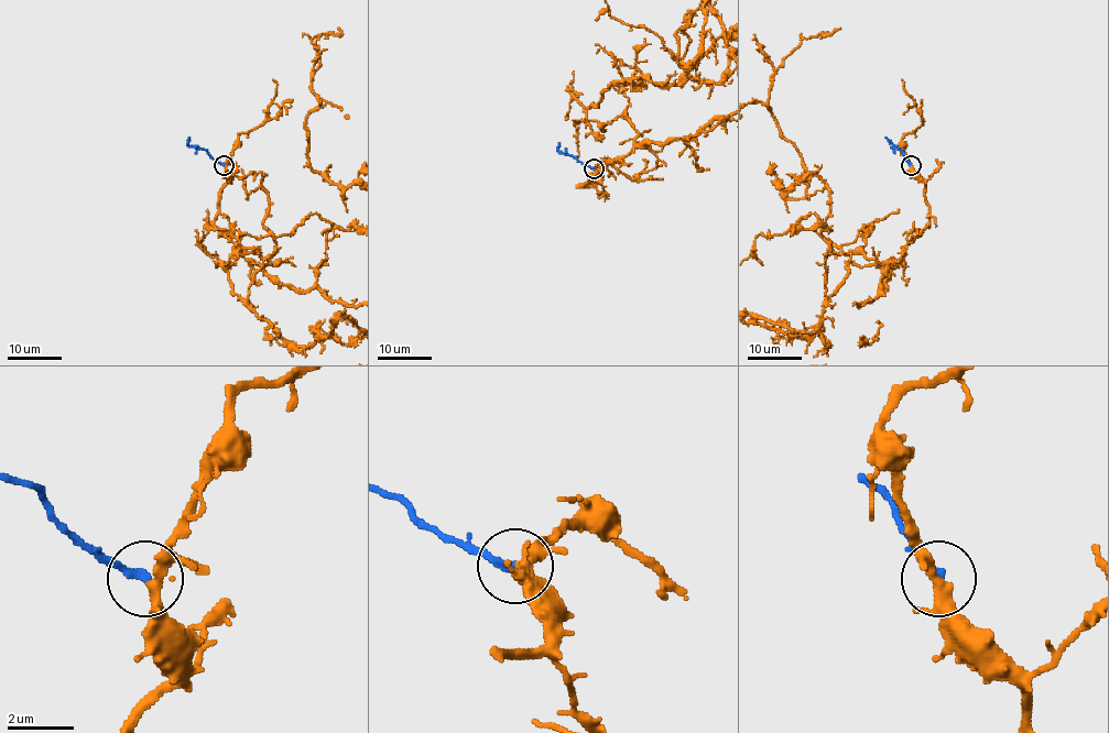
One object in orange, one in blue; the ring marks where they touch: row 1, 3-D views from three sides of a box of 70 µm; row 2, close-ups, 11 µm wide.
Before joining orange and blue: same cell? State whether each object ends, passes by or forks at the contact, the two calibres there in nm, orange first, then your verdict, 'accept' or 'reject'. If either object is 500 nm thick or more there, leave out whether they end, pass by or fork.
orange forks; blue ends; calibres 260 and 240 nm; accept

